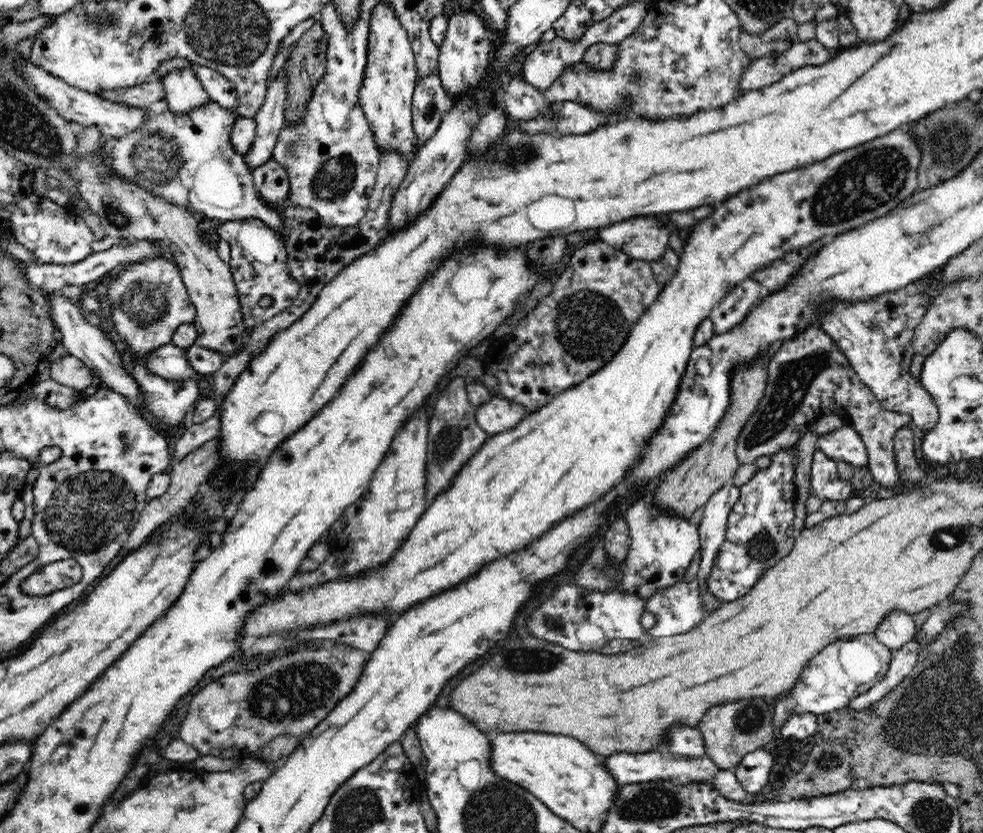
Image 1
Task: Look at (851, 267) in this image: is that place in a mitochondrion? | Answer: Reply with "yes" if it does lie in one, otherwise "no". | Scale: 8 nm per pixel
no

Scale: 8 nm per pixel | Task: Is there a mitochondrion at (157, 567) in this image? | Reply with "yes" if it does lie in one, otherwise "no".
no

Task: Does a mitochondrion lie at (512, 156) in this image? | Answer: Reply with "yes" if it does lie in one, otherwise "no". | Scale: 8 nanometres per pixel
yes

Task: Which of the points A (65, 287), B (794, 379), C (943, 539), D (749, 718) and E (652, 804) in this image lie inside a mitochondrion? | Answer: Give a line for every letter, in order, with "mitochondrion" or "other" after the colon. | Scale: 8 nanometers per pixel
A: other
B: mitochondrion
C: mitochondrion
D: mitochondrion
E: mitochondrion

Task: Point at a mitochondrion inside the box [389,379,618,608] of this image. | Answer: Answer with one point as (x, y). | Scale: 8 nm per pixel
(446, 442)

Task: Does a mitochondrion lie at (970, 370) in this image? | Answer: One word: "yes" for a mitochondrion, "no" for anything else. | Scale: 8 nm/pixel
yes

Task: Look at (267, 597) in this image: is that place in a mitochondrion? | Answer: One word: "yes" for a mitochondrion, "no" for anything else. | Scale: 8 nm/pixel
no

